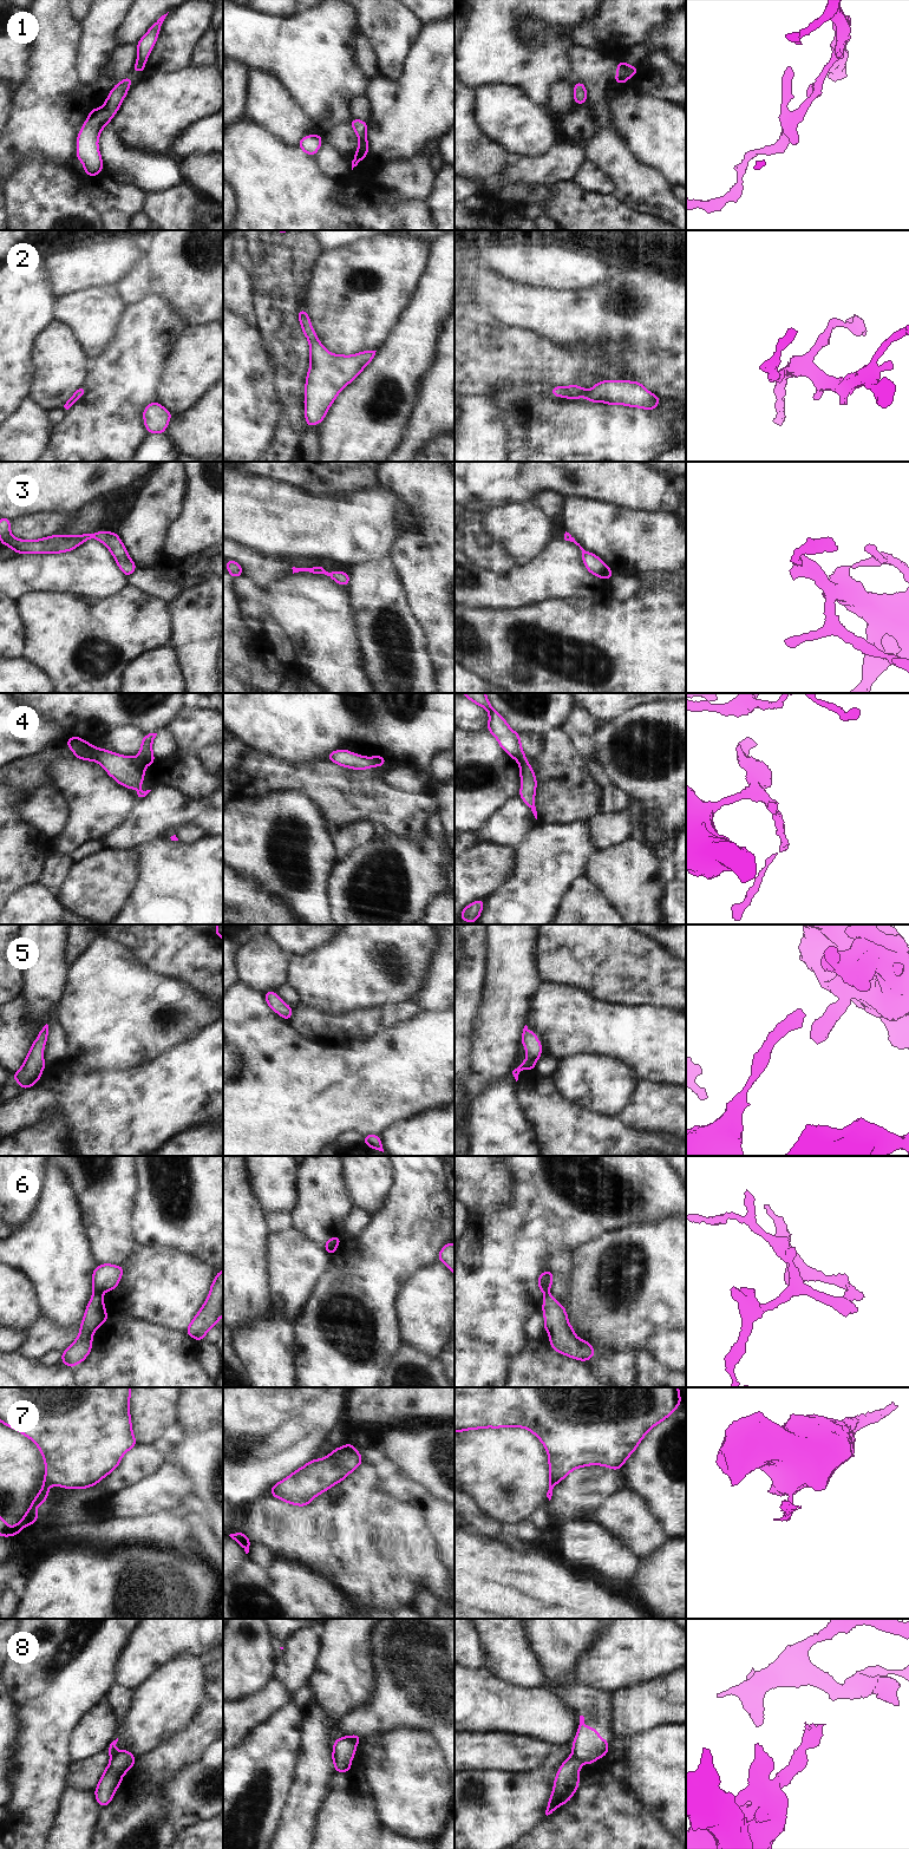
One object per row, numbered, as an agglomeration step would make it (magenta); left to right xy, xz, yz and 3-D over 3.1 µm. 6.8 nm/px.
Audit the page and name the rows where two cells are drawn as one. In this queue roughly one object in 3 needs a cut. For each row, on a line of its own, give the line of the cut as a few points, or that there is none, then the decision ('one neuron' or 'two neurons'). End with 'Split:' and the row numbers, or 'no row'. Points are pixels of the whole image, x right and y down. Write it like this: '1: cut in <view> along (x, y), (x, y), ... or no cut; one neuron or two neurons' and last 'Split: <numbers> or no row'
1: no cut; one neuron
2: no cut; one neuron
3: no cut; one neuron
4: cut in xy along (137, 757), (146, 764); two neurons
5: no cut; one neuron
6: cut in xy along (93, 1291), (100, 1294); two neurons
7: cut in xy along (45, 1477), (51, 1484); two neurons
8: cut in yz along (573, 1752), (581, 1763); two neurons
Split: 4, 6, 7, 8

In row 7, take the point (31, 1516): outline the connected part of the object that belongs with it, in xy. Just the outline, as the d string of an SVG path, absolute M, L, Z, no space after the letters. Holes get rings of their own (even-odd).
M44 1478L42 1488L37 1494L34 1500L31 1502L30 1509L26 1511L24 1517L12 1528L8 1528L7 1521L0 1517L0 1536L2 1537L17 1536L19 1535L20 1530L26 1528L28 1524L35 1524L35 1522L39 1520L35 1510L40 1504L42 1504L48 1498L50 1488L51 1488L51 1484L48 1484L47 1479Z

